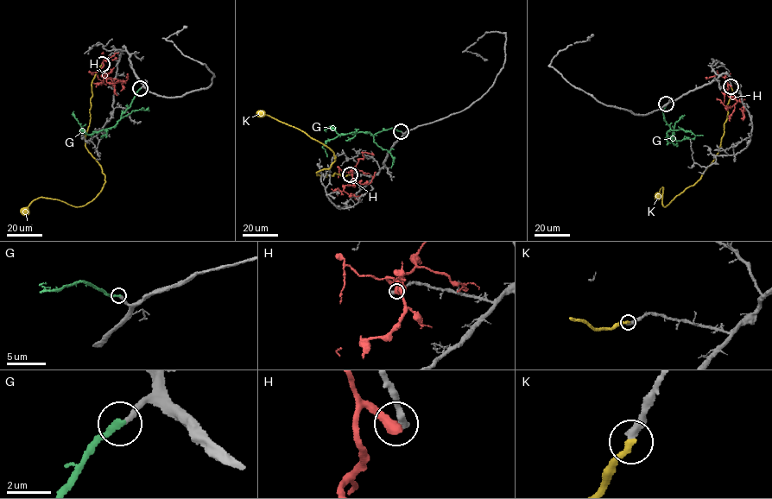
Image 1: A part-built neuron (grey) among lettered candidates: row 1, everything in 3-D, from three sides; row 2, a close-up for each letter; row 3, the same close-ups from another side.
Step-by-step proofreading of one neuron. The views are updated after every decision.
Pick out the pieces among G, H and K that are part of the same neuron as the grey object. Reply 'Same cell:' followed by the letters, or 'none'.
Same cell: G

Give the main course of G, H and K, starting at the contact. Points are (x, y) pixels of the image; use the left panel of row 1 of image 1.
G: (140, 88), (113, 126), (91, 135), (79, 131), (85, 124)
H: (103, 64), (101, 69), (108, 73), (107, 82), (126, 80), (127, 73)
K: (102, 65), (91, 82), (91, 119), (85, 141), (104, 175), (102, 190), (79, 206), (39, 197), (22, 214)

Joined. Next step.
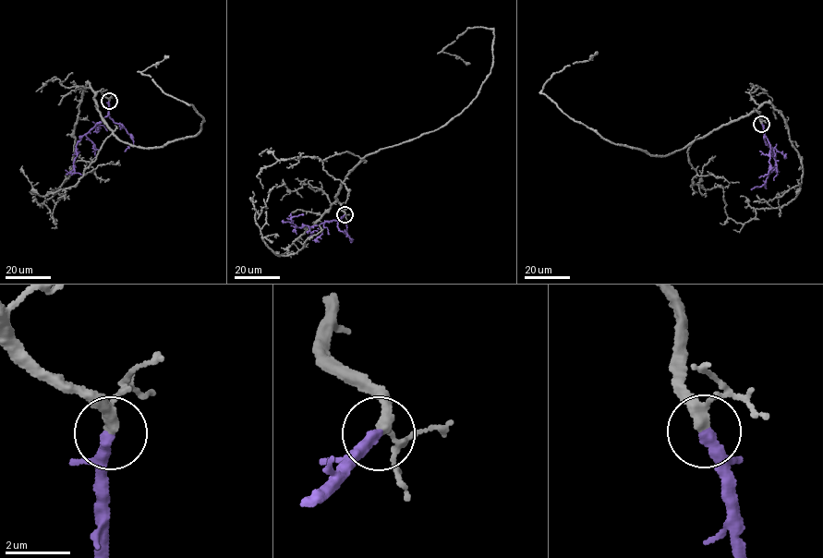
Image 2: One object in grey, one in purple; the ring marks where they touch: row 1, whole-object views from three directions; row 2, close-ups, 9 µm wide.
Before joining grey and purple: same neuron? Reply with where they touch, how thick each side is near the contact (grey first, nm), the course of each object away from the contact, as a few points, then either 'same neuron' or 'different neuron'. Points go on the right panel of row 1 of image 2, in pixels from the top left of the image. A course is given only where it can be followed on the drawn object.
at (761, 124); 280 nm thick on the grey side, 360 nm on the other; grey runs (761, 124), (755, 110), (662, 156), (613, 143), (573, 120), (541, 92), (556, 72), (587, 61), (595, 53); purple runs (761, 124), (767, 144), (775, 157), (775, 167), (761, 186), (750, 189); same neuron

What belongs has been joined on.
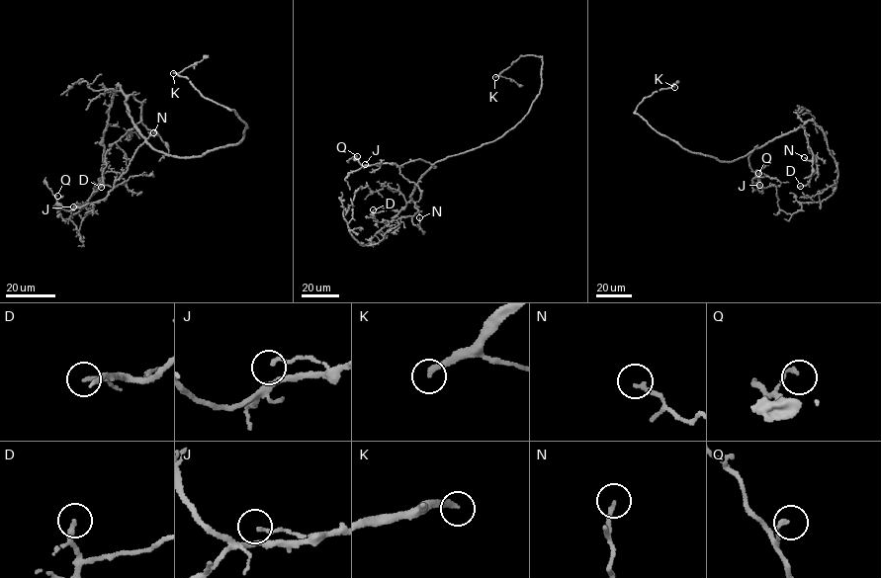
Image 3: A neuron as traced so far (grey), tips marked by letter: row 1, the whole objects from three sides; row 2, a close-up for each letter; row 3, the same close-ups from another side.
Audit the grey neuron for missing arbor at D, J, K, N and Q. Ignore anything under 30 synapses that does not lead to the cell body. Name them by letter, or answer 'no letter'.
K

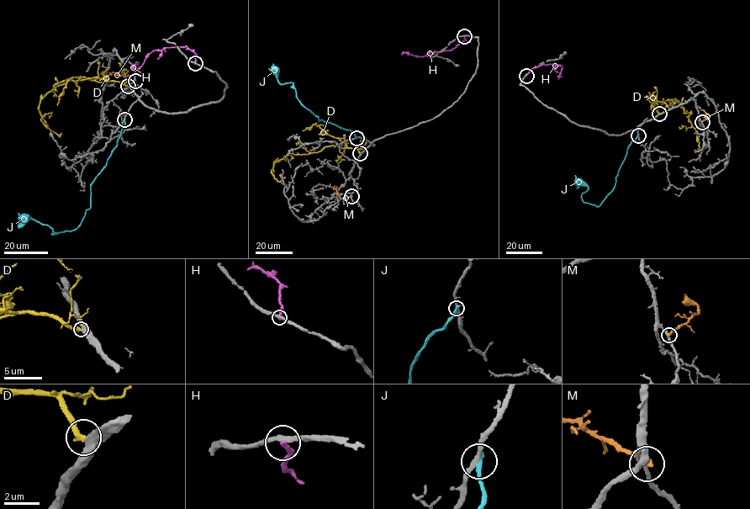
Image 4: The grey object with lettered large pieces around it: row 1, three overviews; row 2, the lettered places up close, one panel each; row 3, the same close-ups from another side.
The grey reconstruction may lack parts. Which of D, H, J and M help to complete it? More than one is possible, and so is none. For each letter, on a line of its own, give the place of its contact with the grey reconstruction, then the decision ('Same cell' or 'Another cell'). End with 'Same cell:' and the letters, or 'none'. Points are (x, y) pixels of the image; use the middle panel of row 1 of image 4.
D: Touches grey at (360, 153). Same cell
H: Touches grey at (464, 36). Another cell
J: Touches grey at (356, 138). Another cell
M: Touches grey at (351, 196). Another cell
Same cell: D

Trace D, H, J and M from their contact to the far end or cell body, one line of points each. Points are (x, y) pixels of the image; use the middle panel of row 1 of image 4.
D: (360, 153), (331, 145), (316, 152), (288, 154), (273, 164), (275, 178), (282, 178)
H: (464, 36), (464, 39), (450, 50), (422, 56), (407, 53)
J: (356, 138), (348, 129), (319, 120), (297, 98), (293, 82), (279, 83), (273, 64)
M: (351, 196), (339, 198), (335, 185)

